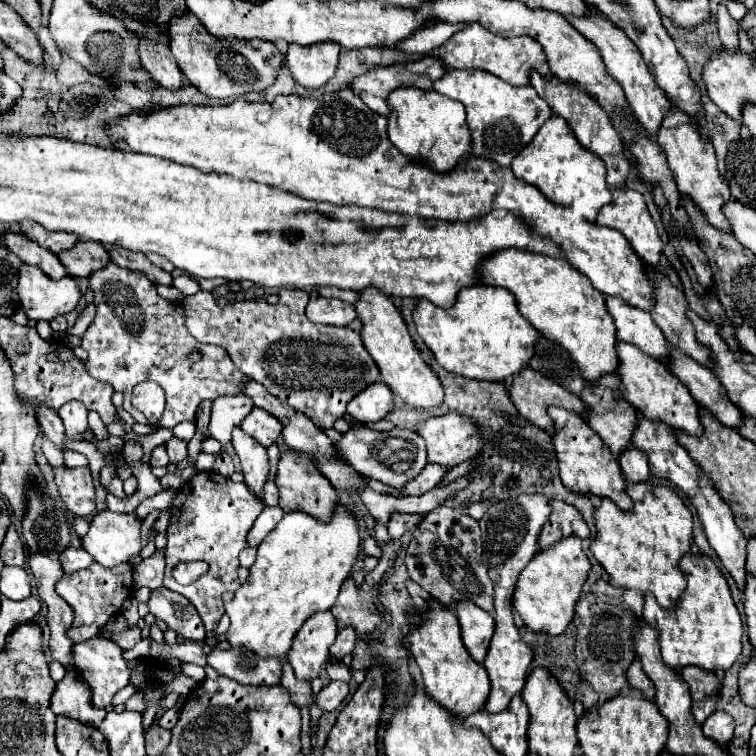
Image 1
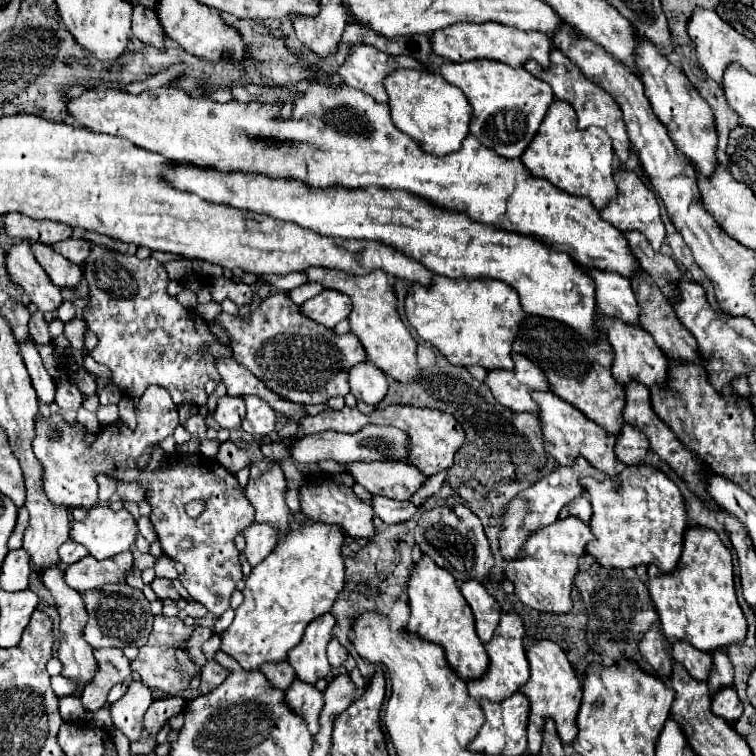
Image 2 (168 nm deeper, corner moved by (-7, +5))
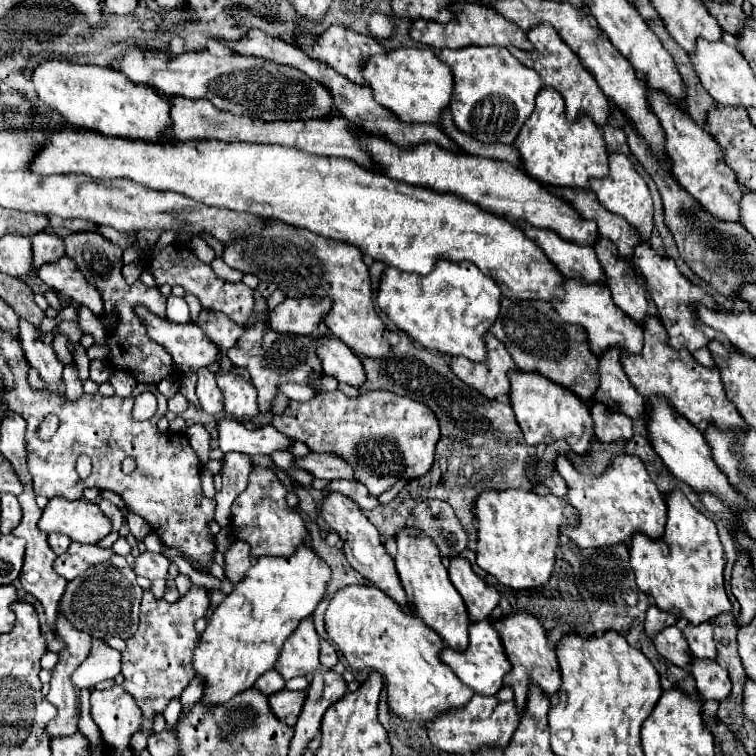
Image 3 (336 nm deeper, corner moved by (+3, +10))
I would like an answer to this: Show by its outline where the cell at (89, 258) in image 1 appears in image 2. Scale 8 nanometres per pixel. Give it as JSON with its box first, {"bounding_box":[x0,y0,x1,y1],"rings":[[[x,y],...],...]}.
{"bounding_box":[52,238,90,266],"rings":[[[68,238],[68,240],[62,240],[62,242],[56,242],[52,246],[58,254],[66,256],[70,262],[82,266],[86,262],[86,254],[90,250],[90,242],[86,240],[74,240],[74,238]]]}

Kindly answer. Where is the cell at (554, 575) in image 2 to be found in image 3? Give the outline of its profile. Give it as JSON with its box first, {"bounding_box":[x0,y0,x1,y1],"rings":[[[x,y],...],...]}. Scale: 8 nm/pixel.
{"bounding_box":[474,489,578,591],"rings":[[[510,489],[510,491],[488,491],[482,493],[474,505],[476,511],[476,527],[478,527],[478,565],[486,569],[490,575],[494,575],[502,585],[514,589],[514,591],[528,591],[538,589],[550,581],[556,549],[558,549],[558,537],[562,525],[578,525],[578,513],[572,509],[572,505],[566,499],[552,497],[552,495],[536,495],[526,493],[524,489]]]}

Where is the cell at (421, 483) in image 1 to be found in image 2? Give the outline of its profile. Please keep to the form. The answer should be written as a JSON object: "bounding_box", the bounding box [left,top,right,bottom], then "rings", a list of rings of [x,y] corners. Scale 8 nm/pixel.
{"bounding_box":[344,462,426,500],"rings":[[[350,462],[344,464],[344,468],[370,494],[382,494],[398,500],[410,500],[426,480],[426,476],[418,474],[414,466],[406,466],[402,462]]]}

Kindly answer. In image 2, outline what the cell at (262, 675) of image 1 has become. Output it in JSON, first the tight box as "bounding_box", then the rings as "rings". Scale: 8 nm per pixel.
{"bounding_box":[260,662,294,690],"rings":[[[280,662],[278,666],[262,666],[260,670],[264,676],[268,676],[268,682],[272,688],[278,688],[278,690],[288,690],[290,684],[294,682],[294,670],[288,666],[288,662]]]}

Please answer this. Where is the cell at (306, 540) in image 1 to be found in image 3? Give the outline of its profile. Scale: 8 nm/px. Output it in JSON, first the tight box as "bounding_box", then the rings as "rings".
{"bounding_box":[194,545,330,705],"rings":[[[298,545],[298,549],[290,557],[258,557],[256,563],[244,575],[244,579],[234,585],[234,591],[222,601],[222,605],[216,607],[194,651],[194,669],[206,681],[202,695],[204,703],[206,705],[224,703],[234,695],[250,689],[260,675],[272,669],[288,635],[292,635],[298,623],[304,617],[308,617],[326,595],[328,581],[330,581],[328,563],[324,563],[324,559],[318,557],[310,547]]]}

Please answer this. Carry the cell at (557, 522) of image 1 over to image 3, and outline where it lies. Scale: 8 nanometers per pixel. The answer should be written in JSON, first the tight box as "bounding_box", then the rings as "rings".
{"bounding_box":[536,473,568,497],"rings":[[[554,473],[552,479],[548,479],[544,485],[538,485],[538,487],[536,487],[536,493],[540,493],[540,495],[566,497],[566,493],[568,493],[568,485],[566,485],[566,481],[564,481],[558,473]]]}

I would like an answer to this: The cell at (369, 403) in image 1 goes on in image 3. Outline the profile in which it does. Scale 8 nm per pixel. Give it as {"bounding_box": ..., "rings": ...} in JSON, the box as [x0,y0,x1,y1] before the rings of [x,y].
{"bounding_box":[318,337,366,389],"rings":[[[318,337],[318,355],[326,375],[336,377],[340,383],[362,389],[366,373],[362,361],[338,339]]]}

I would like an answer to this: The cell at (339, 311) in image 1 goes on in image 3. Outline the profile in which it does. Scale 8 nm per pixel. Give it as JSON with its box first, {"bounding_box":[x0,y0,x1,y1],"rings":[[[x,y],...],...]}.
{"bounding_box":[270,297,330,335],"rings":[[[288,297],[270,313],[270,325],[280,333],[312,335],[322,323],[322,317],[330,311],[330,307],[330,297]]]}

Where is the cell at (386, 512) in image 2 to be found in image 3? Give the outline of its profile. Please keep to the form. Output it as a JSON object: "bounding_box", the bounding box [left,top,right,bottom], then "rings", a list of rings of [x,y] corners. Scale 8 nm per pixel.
{"bounding_box":[324,481,378,509],"rings":[[[330,481],[330,485],[324,489],[324,495],[330,491],[340,491],[346,497],[350,497],[352,501],[356,501],[360,505],[360,509],[374,509],[378,507],[378,497],[372,497],[368,493],[368,489],[364,489],[364,485],[360,485],[360,481]]]}

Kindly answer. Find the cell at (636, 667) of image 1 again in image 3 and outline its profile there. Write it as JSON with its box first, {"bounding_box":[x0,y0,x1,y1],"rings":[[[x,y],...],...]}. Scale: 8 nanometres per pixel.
{"bounding_box":[644,607,678,639],"rings":[[[650,607],[648,613],[646,613],[646,621],[644,621],[644,631],[646,631],[646,637],[648,639],[654,639],[660,631],[664,631],[666,627],[674,625],[678,619],[670,613],[662,613],[658,607]]]}

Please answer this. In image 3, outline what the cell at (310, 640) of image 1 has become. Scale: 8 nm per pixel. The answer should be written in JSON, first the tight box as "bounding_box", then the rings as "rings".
{"bounding_box":[276,617,320,681],"rings":[[[306,617],[304,621],[300,621],[296,631],[286,639],[282,653],[276,661],[276,669],[286,681],[298,675],[314,673],[320,667],[318,651],[320,651],[320,637],[314,629],[312,617]]]}

